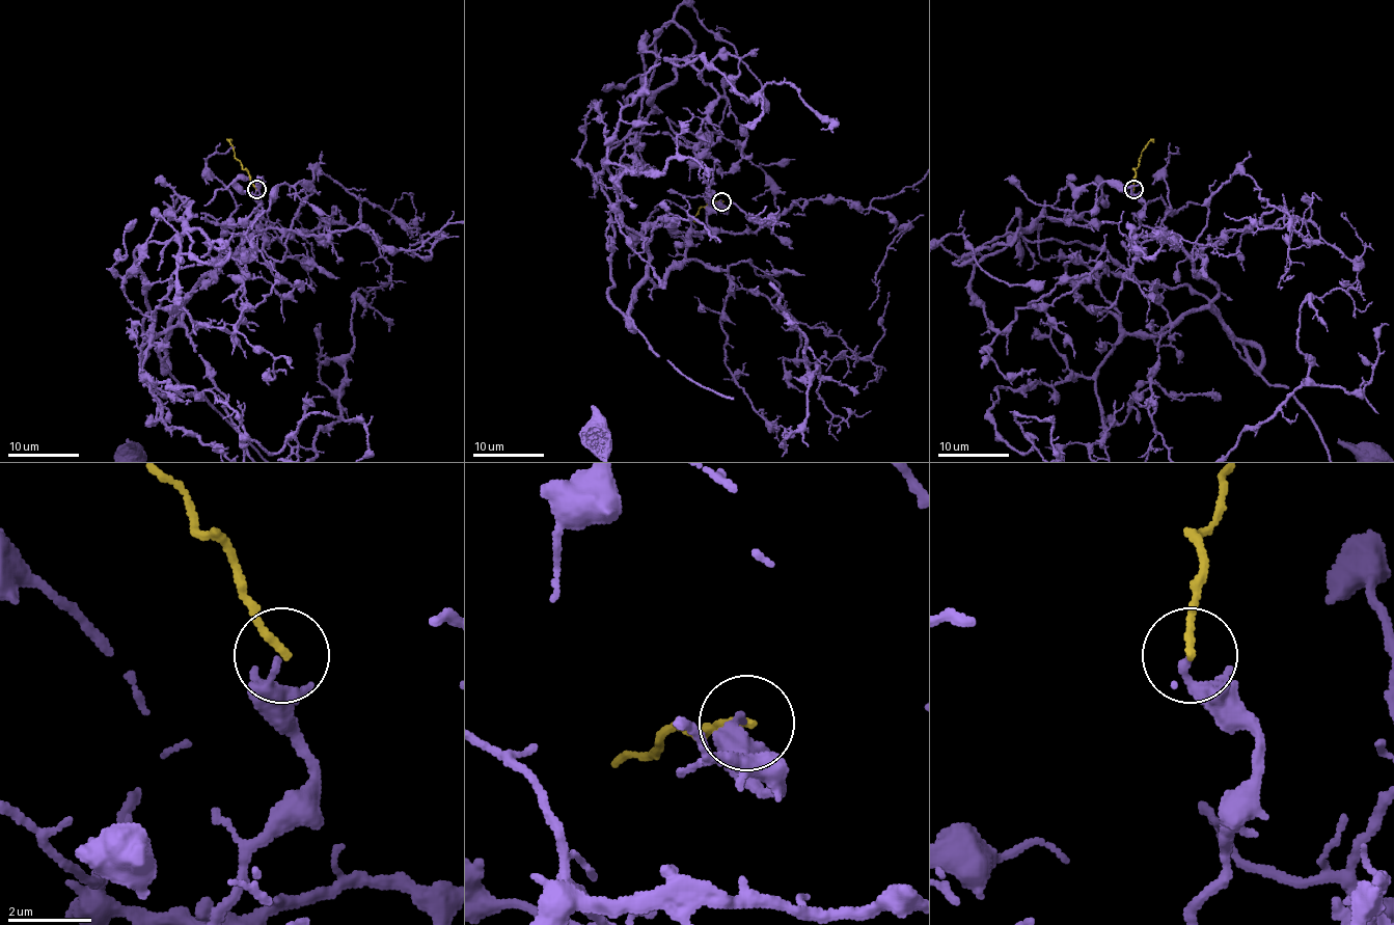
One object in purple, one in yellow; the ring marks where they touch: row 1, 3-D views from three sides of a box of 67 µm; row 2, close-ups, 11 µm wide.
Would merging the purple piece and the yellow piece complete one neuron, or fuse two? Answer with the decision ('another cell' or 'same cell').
another cell

